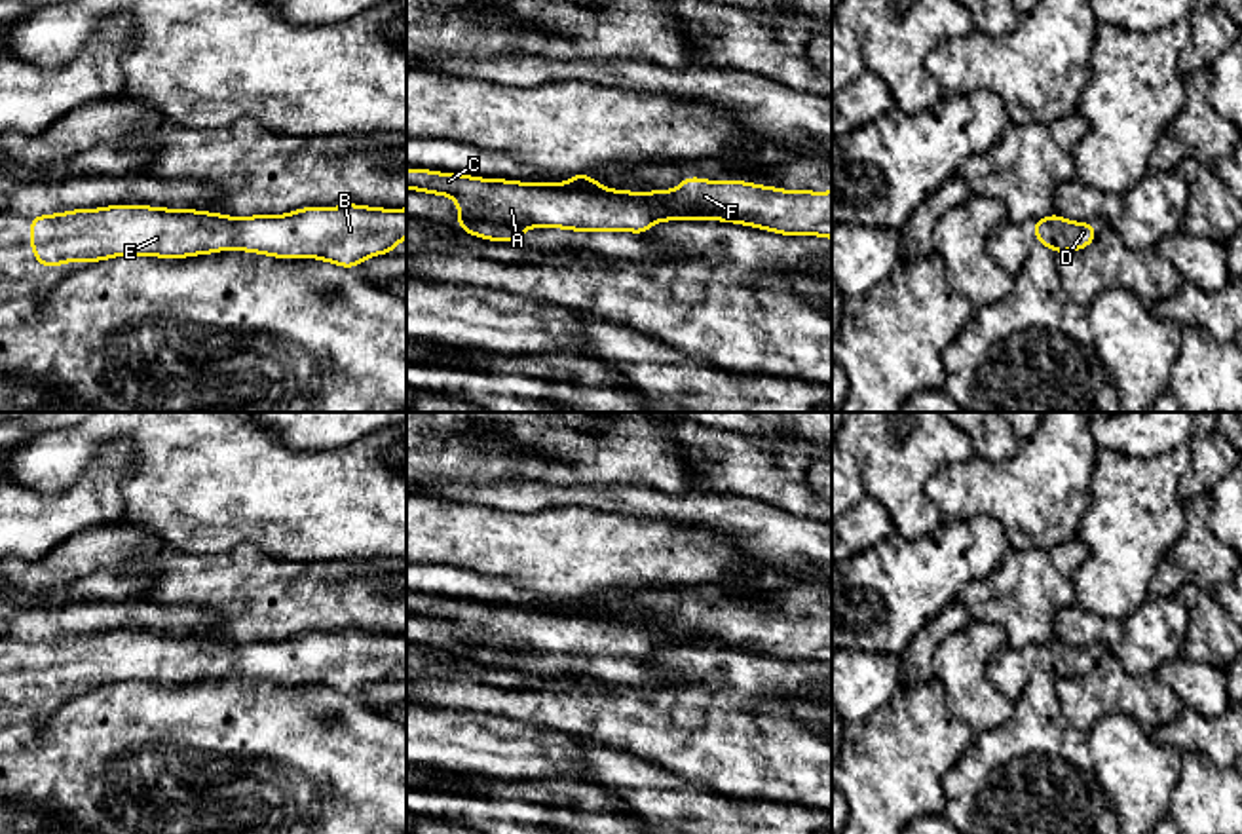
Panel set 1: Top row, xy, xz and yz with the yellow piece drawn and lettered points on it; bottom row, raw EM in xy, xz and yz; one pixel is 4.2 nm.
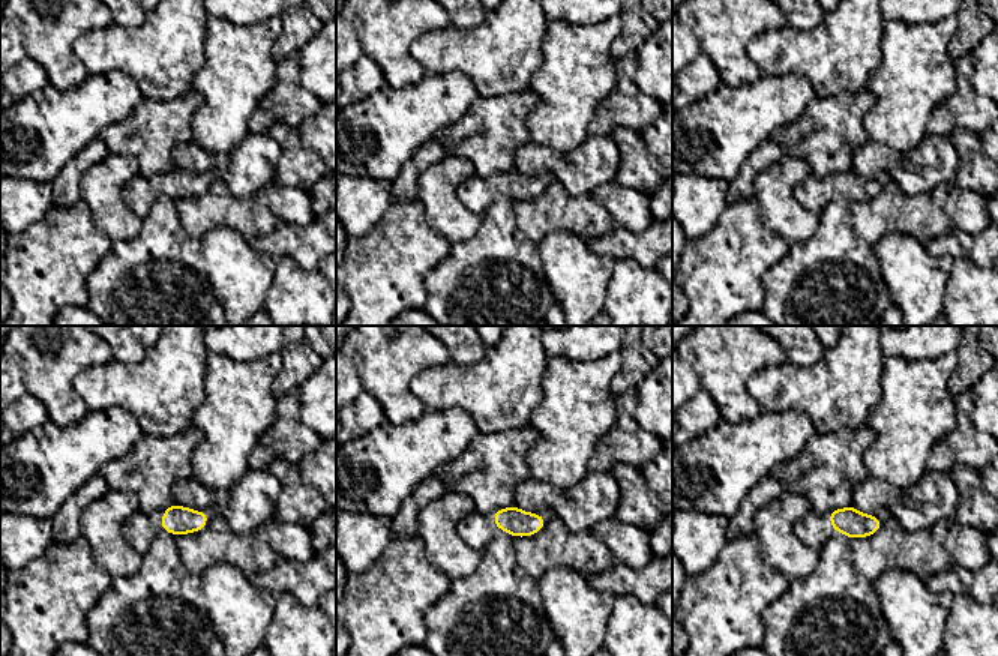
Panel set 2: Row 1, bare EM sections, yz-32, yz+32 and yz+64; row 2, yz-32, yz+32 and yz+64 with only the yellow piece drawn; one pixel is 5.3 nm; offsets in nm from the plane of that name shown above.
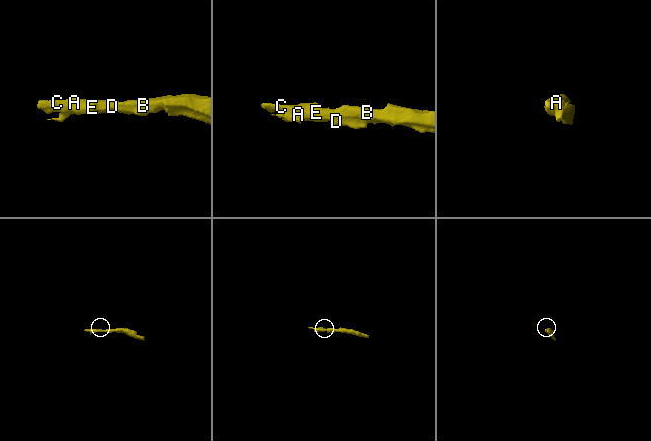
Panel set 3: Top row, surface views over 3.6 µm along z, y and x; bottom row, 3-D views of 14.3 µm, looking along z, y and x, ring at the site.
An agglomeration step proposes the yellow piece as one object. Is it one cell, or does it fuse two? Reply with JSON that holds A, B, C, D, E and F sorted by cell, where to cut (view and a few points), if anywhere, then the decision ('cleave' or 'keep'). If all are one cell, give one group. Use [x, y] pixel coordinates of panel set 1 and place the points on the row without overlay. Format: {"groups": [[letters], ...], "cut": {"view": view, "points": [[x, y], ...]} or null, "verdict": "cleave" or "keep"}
{"groups": [["A", "B", "C", "D", "E", "F"]], "cut": null, "verdict": "keep"}

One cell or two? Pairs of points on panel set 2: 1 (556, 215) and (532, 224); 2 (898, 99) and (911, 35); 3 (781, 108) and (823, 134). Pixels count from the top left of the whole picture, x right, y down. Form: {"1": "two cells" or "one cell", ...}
{"1": "one cell", "2": "one cell", "3": "two cells"}

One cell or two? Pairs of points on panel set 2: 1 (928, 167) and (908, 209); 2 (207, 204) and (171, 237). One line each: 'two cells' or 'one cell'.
1: two cells
2: two cells

